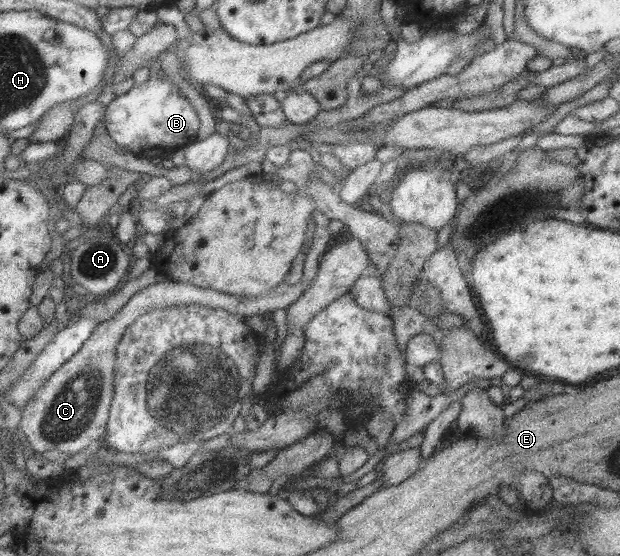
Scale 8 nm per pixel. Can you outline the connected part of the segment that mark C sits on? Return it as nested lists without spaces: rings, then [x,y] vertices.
[[[311,280],[299,281],[288,285],[281,281],[277,287],[269,289],[255,297],[231,295],[211,289],[201,289],[196,285],[163,281],[153,283],[135,292],[123,307],[106,321],[99,322],[89,338],[74,353],[51,373],[43,387],[25,403],[21,410],[19,434],[25,444],[39,457],[73,455],[87,447],[91,441],[101,438],[105,433],[108,413],[113,397],[113,374],[115,374],[115,350],[118,340],[125,329],[137,317],[152,309],[165,309],[173,305],[199,304],[211,308],[221,308],[233,315],[243,317],[261,315],[265,311],[284,310],[295,301]]]

